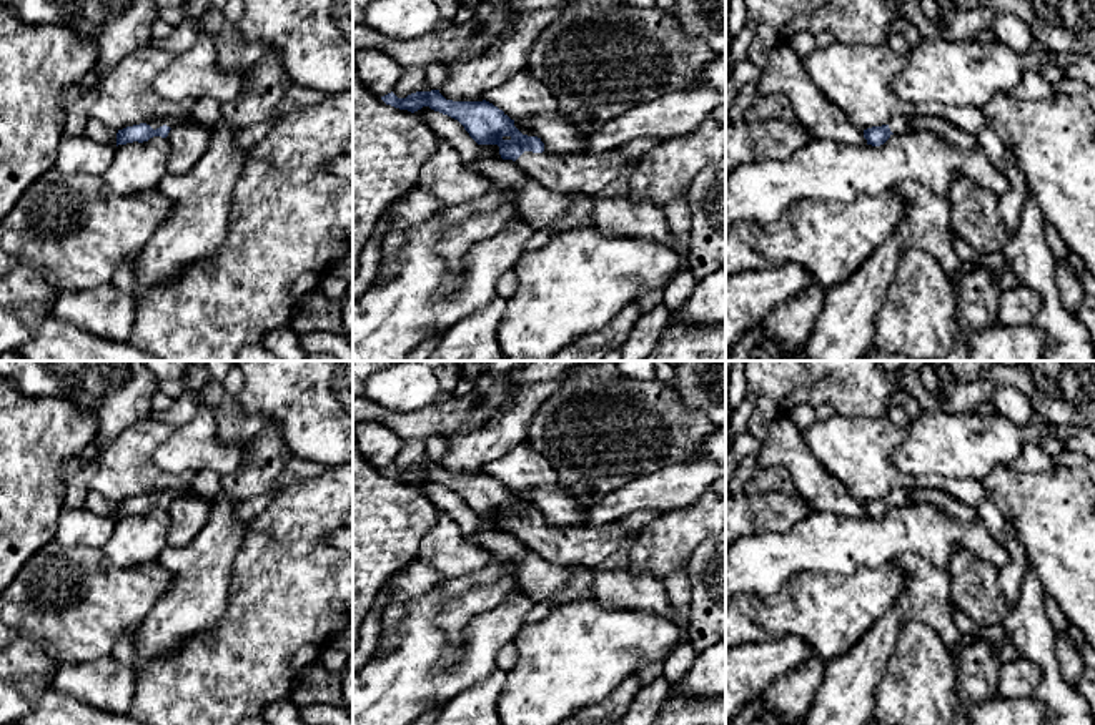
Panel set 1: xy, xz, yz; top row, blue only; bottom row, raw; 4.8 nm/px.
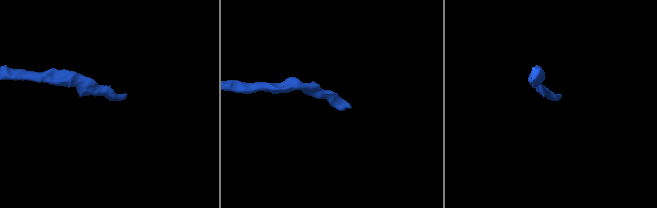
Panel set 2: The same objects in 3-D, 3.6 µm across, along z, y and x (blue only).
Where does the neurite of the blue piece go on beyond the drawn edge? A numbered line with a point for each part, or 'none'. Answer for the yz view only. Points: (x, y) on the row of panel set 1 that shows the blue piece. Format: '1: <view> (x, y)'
1: yz (897, 123)

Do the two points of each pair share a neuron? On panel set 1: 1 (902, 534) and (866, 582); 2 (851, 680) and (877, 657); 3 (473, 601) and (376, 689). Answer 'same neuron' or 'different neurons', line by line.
1: different neurons
2: same neuron
3: different neurons

